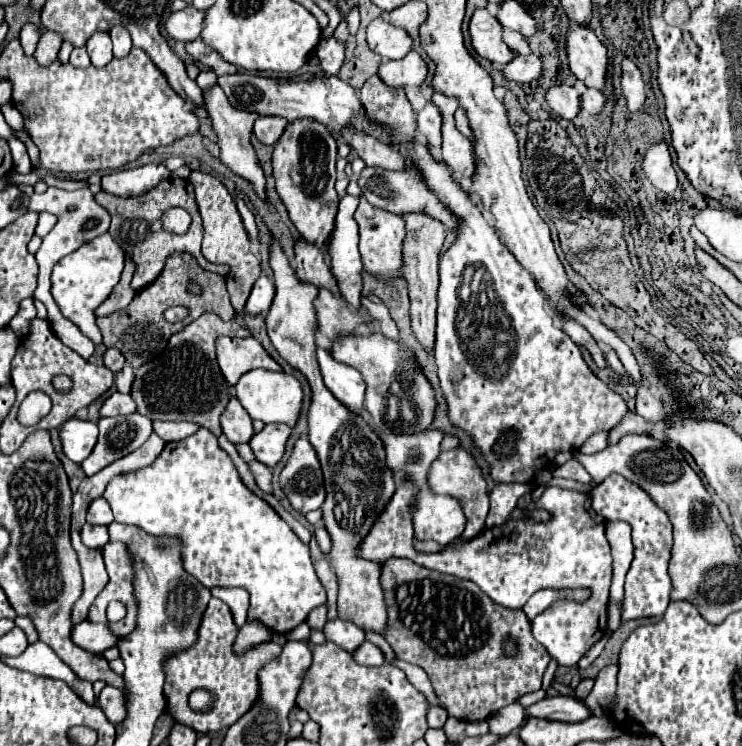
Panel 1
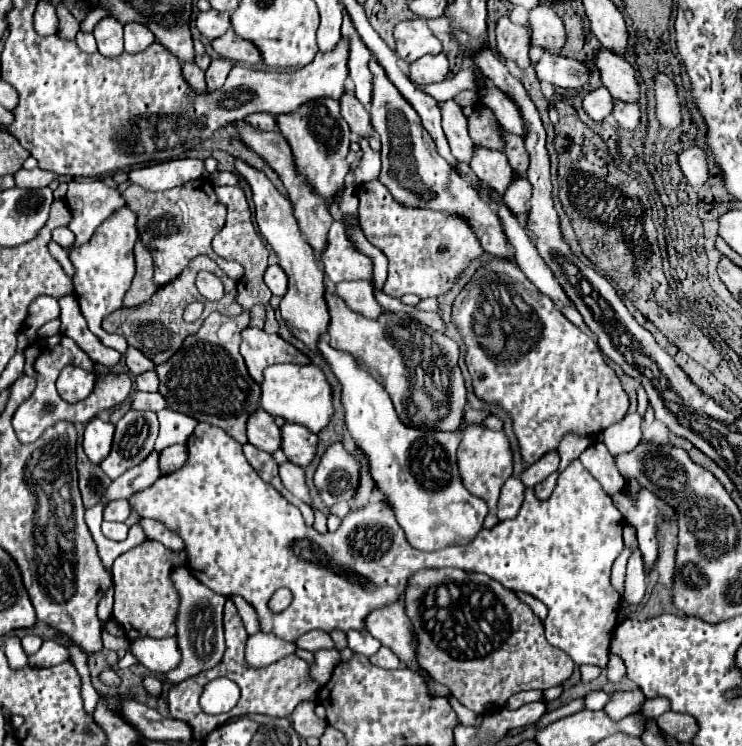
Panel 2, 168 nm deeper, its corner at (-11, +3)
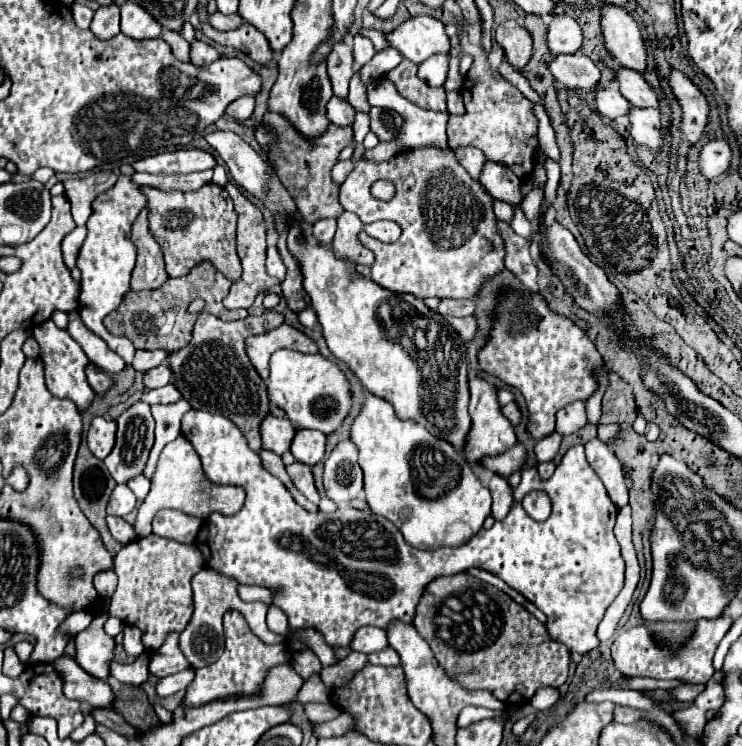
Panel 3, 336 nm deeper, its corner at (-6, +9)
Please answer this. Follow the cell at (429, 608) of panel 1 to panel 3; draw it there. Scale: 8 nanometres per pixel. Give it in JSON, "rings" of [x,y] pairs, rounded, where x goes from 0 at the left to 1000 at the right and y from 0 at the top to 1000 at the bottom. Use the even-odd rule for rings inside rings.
{"rings":[[[617,768],[617,771],[606,771],[606,773],[593,773],[588,779],[582,779],[577,787],[574,787],[574,795],[569,795],[569,806],[563,808],[563,816],[561,816],[561,830],[558,830],[558,840],[563,843],[563,849],[577,859],[585,881],[590,883],[590,889],[596,891],[596,897],[612,908],[617,905],[617,916],[631,921],[631,924],[660,924],[666,926],[666,934],[674,937],[677,942],[687,942],[687,945],[709,945],[720,929],[728,924],[728,921],[755,921],[760,918],[763,908],[765,908],[765,891],[768,891],[768,873],[763,870],[763,865],[757,862],[749,862],[739,846],[736,846],[736,838],[728,835],[720,824],[714,824],[709,816],[704,816],[704,811],[698,811],[695,806],[690,806],[682,795],[677,795],[674,790],[663,787],[663,784],[655,784],[650,779],[644,779],[642,773],[633,773],[631,768]]]}

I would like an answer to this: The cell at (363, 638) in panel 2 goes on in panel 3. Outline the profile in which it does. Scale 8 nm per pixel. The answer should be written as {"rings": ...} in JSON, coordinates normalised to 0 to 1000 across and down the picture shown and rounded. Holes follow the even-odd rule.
{"rings":[[[488,840],[482,843],[472,870],[474,873],[485,873],[485,875],[507,875],[507,873],[515,873],[518,867],[523,867],[523,854],[520,854],[520,846],[518,843],[509,843],[509,840]]]}

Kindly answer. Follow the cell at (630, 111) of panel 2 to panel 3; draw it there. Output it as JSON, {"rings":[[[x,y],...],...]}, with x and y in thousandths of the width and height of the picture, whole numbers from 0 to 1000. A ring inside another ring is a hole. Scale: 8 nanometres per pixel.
{"rings":[[[852,143],[849,149],[849,165],[852,165],[852,184],[860,194],[873,197],[879,202],[892,200],[895,194],[895,178],[892,178],[892,162],[889,151],[884,146],[860,146]]]}

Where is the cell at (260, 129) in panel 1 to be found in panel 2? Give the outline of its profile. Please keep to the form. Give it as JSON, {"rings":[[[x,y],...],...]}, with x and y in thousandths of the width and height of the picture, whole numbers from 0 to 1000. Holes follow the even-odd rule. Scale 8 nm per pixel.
{"rings":[[[344,151],[344,154],[336,154],[330,162],[336,162],[341,170],[349,170],[352,176],[373,173],[373,157],[363,154],[363,151]]]}

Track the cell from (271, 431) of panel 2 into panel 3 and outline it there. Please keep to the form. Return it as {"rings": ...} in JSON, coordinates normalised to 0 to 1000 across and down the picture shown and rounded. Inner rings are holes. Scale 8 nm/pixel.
{"rings":[[[361,556],[358,564],[350,570],[350,580],[356,602],[369,605],[372,610],[383,610],[385,605],[391,605],[399,572],[388,562]]]}

